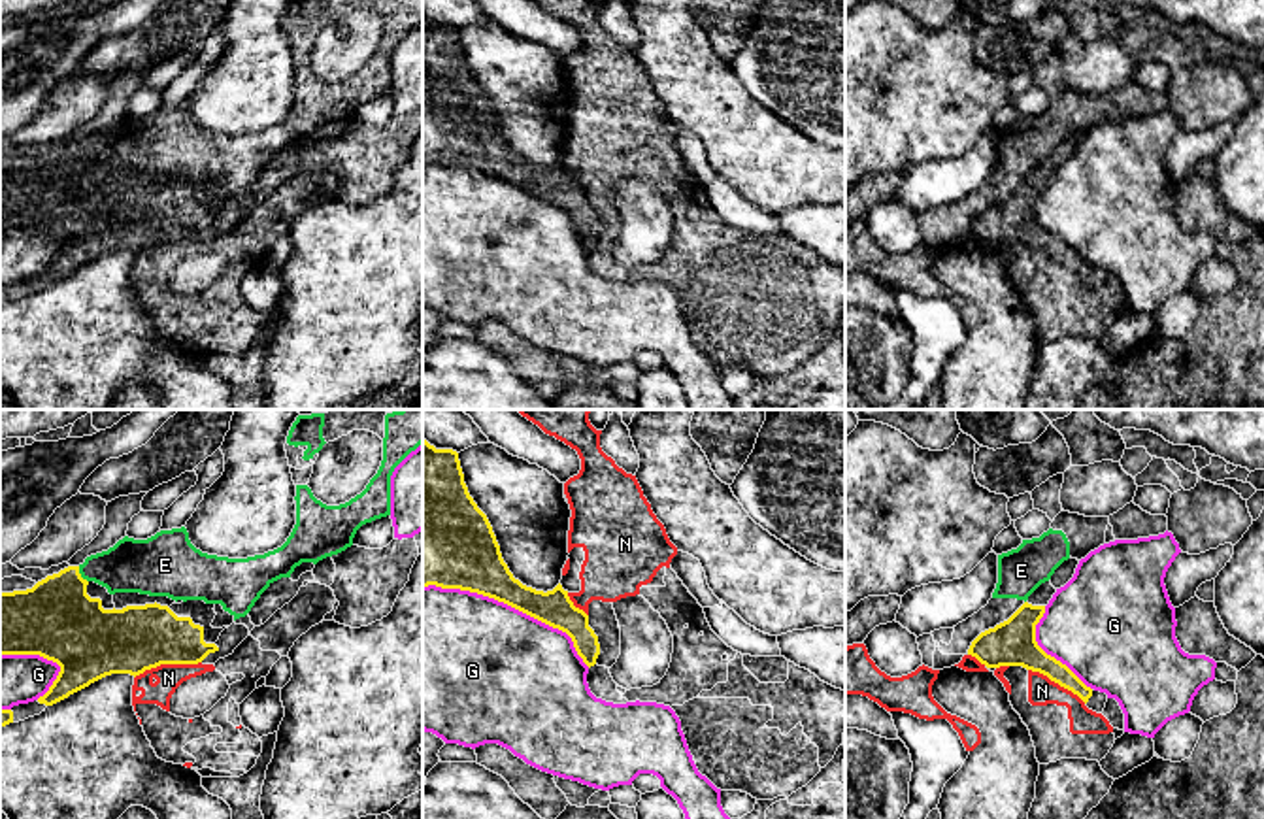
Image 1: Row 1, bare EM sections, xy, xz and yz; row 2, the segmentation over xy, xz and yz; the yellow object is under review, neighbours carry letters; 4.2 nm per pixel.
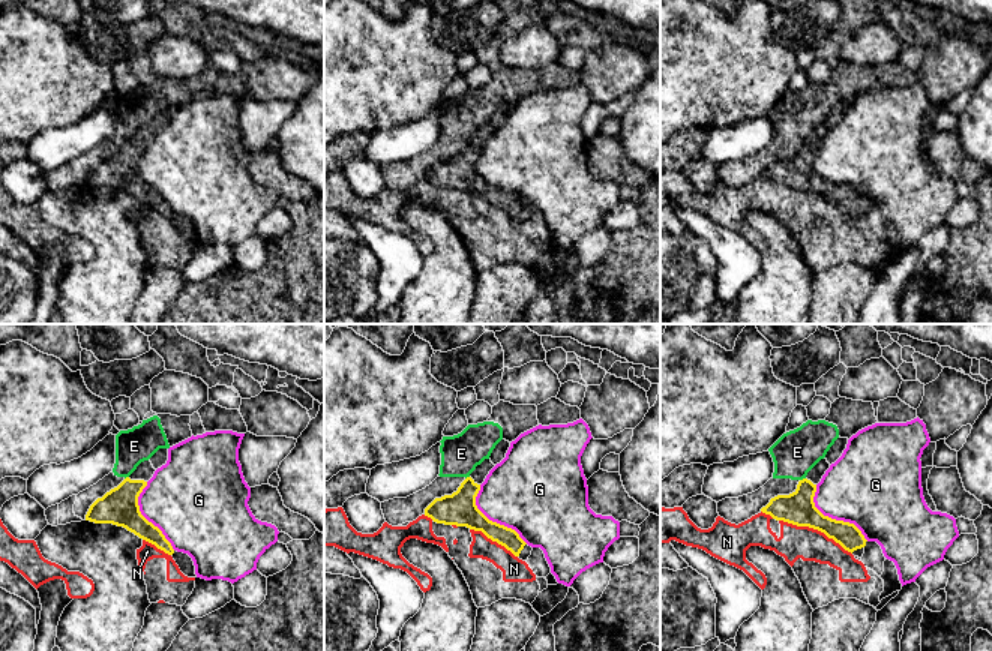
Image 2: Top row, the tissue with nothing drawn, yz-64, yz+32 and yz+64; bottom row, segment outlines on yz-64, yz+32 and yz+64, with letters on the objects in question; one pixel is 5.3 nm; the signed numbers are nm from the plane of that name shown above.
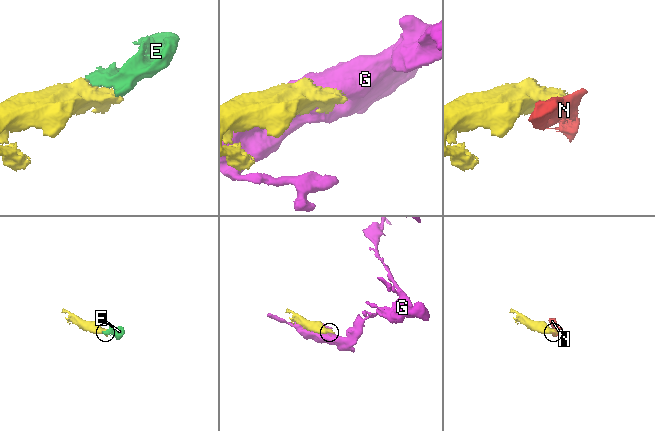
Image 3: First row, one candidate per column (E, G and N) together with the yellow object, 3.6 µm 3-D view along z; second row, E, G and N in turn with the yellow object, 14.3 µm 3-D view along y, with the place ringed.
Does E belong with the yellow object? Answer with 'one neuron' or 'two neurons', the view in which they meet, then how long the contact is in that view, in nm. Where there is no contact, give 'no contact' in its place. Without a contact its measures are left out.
one neuron | xy | 80 nm

